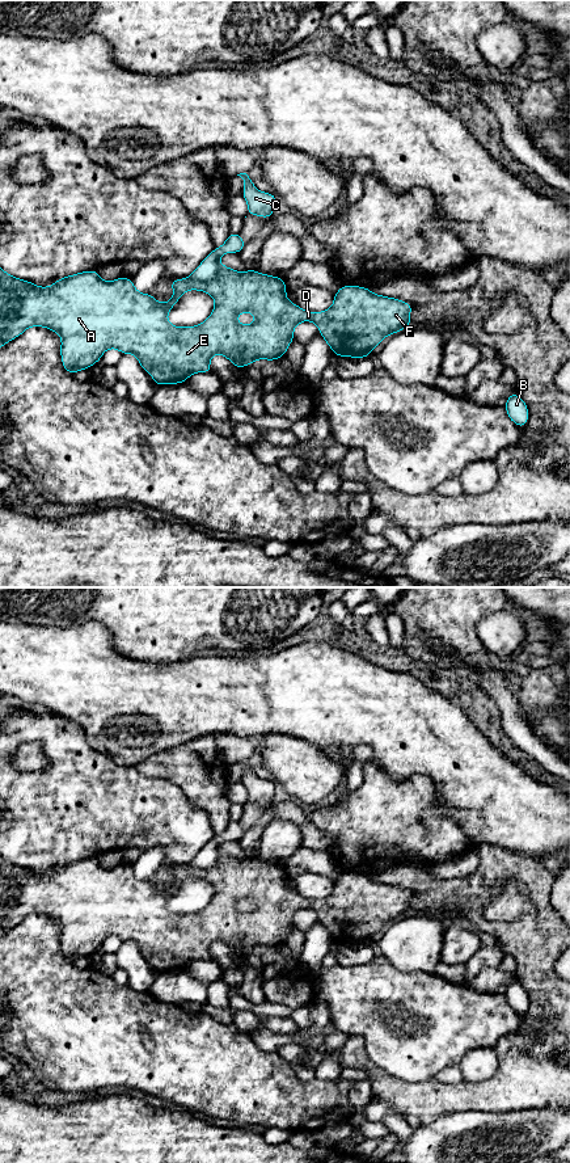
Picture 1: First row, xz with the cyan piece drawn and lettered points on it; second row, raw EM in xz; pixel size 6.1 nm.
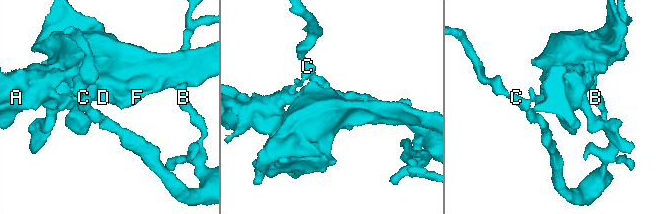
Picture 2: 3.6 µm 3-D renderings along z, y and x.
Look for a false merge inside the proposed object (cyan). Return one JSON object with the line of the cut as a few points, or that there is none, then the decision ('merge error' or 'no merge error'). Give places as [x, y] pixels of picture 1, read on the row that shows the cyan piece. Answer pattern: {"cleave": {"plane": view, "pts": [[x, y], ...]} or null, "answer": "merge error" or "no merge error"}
{"cleave": {"plane": "xz", "pts": [[218, 258], [214, 277], [208, 279], [186, 278]]}, "answer": "merge error"}

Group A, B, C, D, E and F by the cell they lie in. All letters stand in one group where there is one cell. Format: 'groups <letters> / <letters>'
groups A D E F / B C

